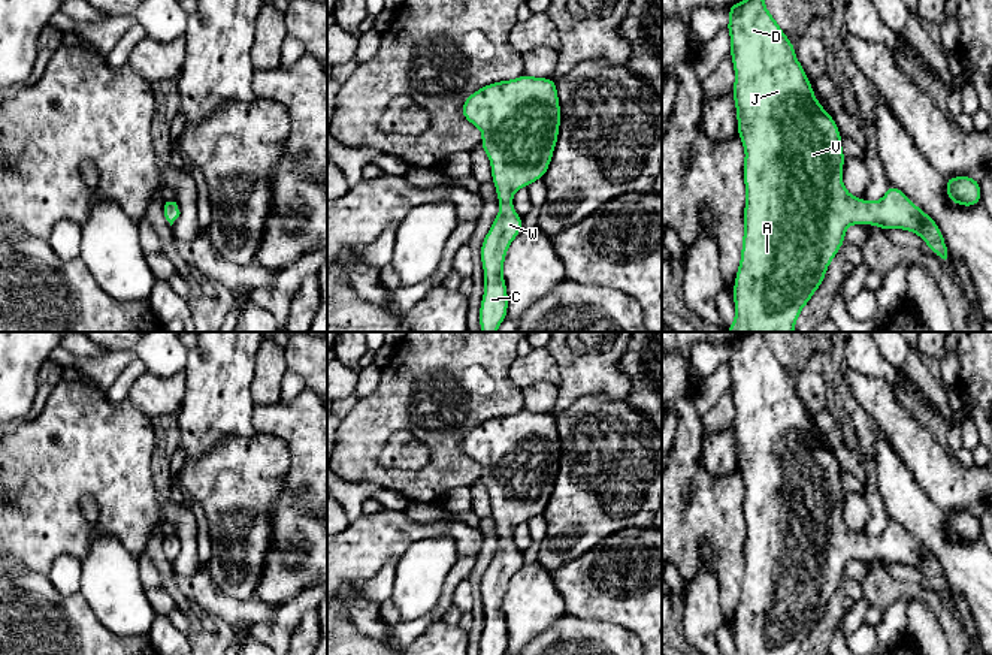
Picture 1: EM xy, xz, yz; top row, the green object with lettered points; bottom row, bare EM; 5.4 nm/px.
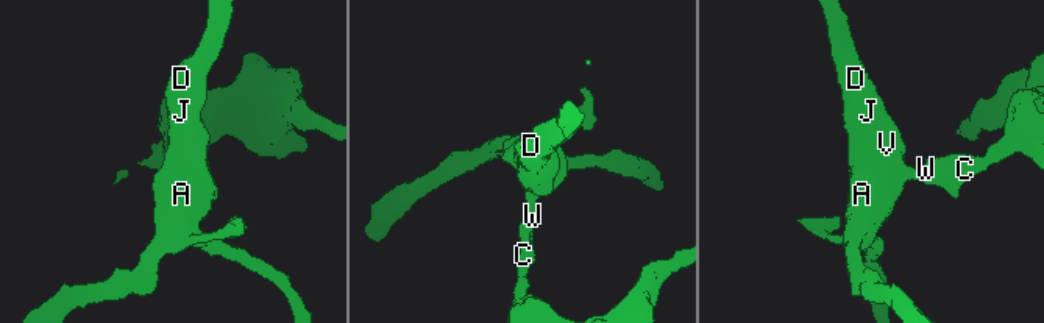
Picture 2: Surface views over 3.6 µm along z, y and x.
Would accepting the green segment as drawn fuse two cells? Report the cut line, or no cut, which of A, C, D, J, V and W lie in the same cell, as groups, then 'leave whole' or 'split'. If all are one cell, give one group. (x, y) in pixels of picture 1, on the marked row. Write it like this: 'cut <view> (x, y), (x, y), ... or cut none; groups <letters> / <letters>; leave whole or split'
cut none; groups A C D J V W; leave whole

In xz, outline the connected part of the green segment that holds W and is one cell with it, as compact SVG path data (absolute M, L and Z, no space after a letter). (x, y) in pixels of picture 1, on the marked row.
M521 75L492 82L466 97L462 115L483 133L480 145L489 156L496 197L502 203L480 251L486 280L480 328L496 332L508 313L506 250L523 230L523 220L511 205L512 196L544 178L559 138L556 81Z

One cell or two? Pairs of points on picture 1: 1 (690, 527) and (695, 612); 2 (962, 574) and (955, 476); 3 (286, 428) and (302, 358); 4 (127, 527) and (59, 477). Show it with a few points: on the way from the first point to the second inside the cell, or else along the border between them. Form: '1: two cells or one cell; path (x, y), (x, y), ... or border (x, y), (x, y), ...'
1: two cells; border (701, 543), (701, 566), (689, 580)
2: two cells; border (921, 486), (944, 513)
3: two cells; border (305, 386), (311, 391)
4: one cell; path (115, 507), (85, 477), (78, 477)

